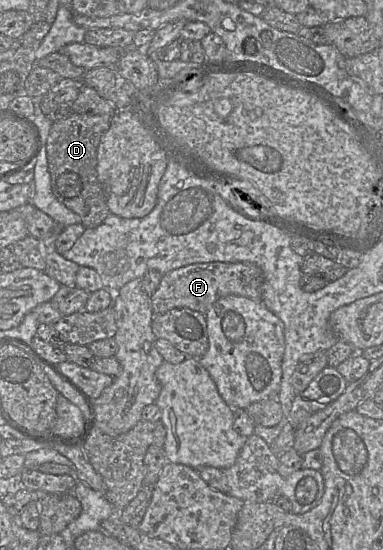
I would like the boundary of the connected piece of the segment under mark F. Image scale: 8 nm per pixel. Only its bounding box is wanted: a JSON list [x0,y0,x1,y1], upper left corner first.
[150,262,263,315]

